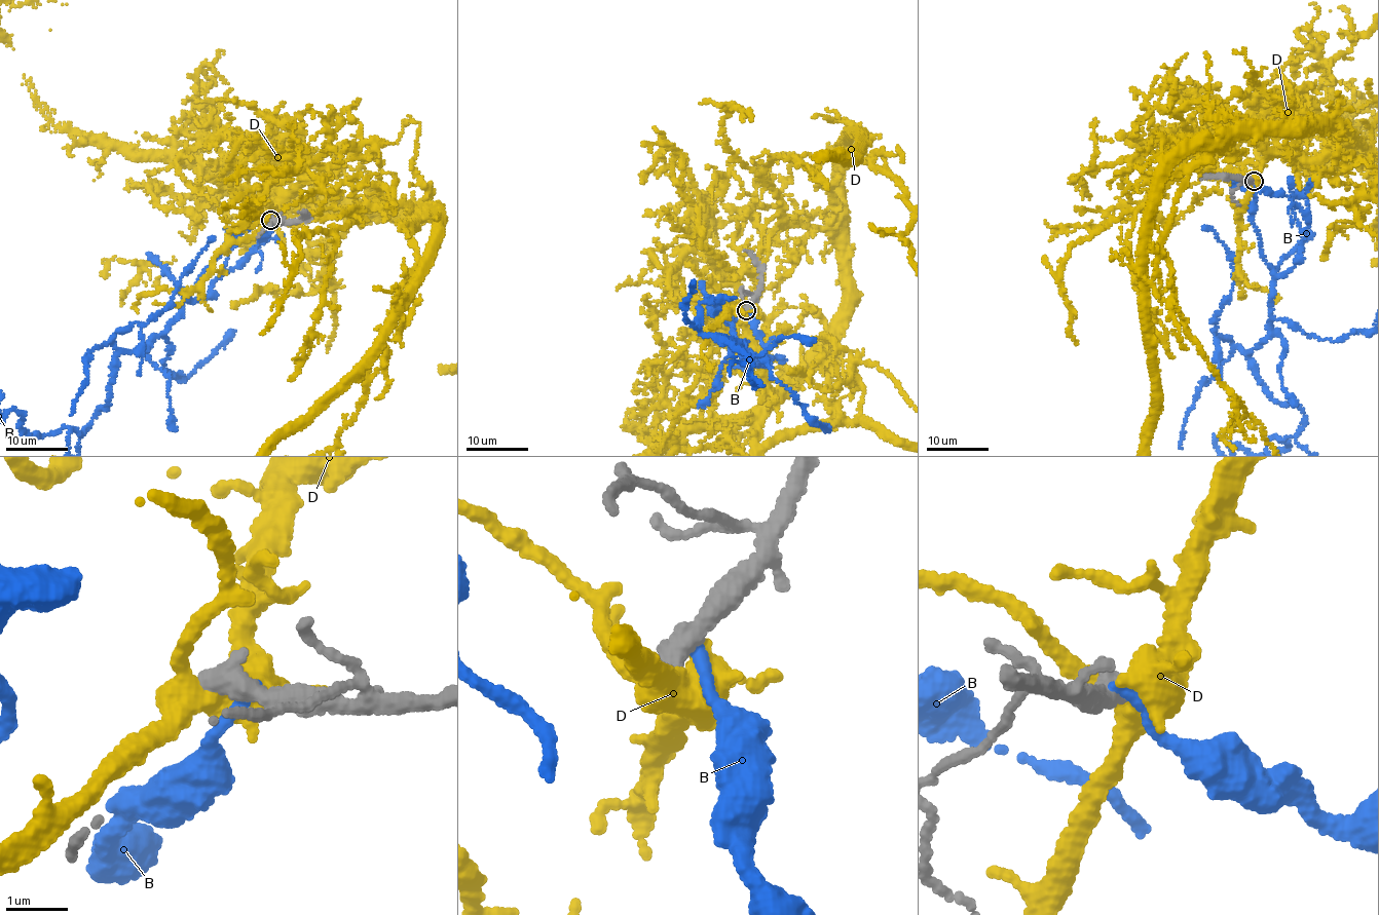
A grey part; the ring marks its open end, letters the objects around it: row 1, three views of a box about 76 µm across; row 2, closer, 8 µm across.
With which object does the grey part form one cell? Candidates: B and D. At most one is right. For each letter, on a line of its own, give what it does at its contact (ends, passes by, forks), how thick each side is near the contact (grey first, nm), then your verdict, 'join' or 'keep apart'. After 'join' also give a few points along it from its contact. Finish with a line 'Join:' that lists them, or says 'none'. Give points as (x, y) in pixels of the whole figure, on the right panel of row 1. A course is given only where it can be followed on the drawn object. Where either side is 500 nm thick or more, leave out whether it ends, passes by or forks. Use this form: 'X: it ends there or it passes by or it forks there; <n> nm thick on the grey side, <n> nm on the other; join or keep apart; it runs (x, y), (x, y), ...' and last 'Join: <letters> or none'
B: 500 nm thick on the grey side, 160 nm on the other; keep apart
D: 400 nm thick on the grey side, 500 nm on the other; keep apart
Join: none

